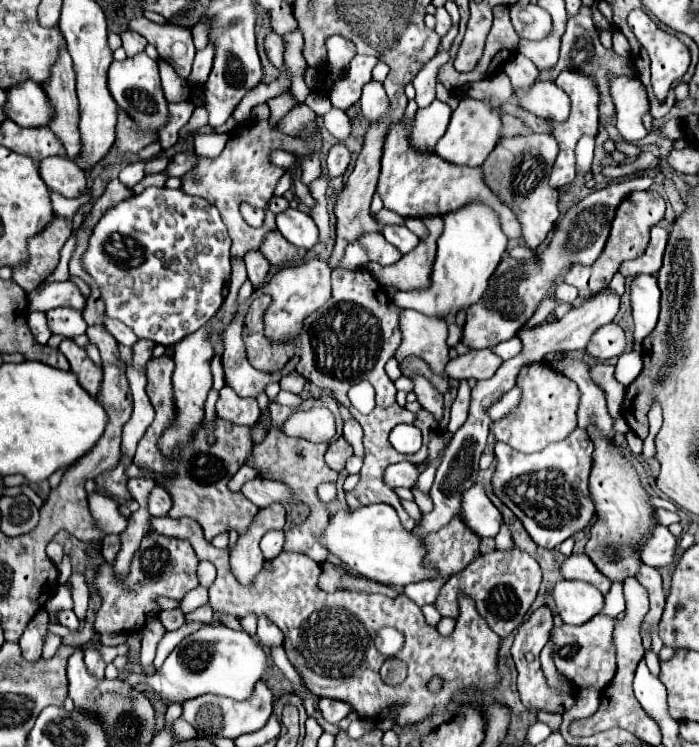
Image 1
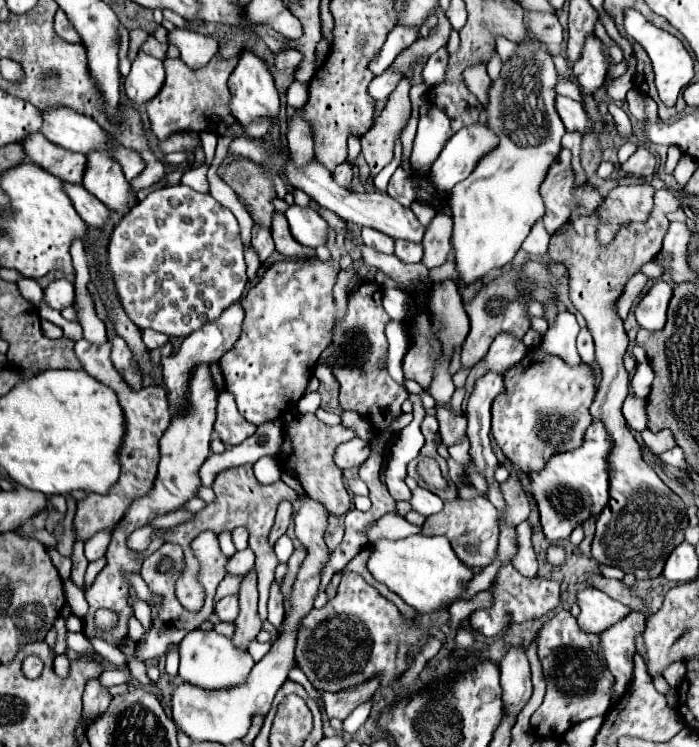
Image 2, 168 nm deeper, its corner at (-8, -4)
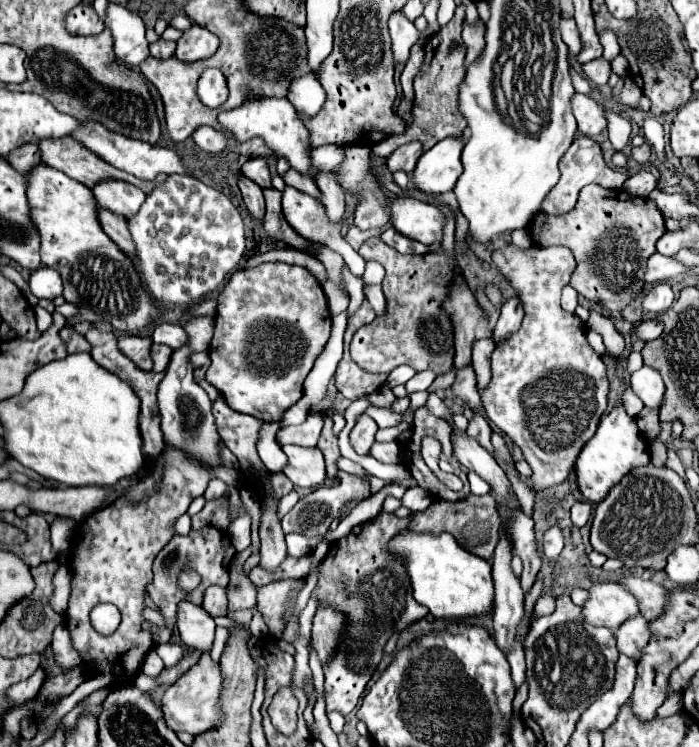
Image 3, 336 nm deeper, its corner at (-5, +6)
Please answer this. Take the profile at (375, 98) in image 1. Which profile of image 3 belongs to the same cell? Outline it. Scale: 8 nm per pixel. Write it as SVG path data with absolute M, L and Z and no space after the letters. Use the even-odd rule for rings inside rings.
M401 12L389 18L389 34L393 42L393 62L399 66L407 64L411 46L415 46L417 42L425 42L425 36Z

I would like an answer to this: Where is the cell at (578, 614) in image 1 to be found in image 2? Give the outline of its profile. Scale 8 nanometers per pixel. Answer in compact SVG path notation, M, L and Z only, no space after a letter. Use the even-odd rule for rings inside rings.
M586 588L578 592L578 626L584 632L604 632L618 620L630 614L630 608L612 600L608 594L600 592L598 588Z

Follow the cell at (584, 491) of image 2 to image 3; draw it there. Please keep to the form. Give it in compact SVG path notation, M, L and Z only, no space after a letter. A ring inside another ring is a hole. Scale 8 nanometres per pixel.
M615 406L611 412L601 416L595 436L581 448L581 452L575 460L575 466L573 466L577 488L585 500L589 500L593 504L605 500L609 490L615 484L619 484L623 476L627 476L633 468L649 462L645 436L641 432L639 434L637 432L639 430L637 430L635 420L629 420L623 406Z

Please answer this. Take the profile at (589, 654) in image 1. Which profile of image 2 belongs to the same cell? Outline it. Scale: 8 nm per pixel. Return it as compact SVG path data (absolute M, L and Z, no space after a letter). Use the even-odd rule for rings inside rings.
M630 612L624 620L600 634L602 652L608 670L616 678L612 698L626 692L632 672L634 672L634 654L636 654L636 636L644 630L646 616L640 612Z

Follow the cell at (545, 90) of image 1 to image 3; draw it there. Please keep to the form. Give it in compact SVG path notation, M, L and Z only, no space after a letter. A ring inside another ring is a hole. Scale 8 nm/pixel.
M575 94L571 98L571 110L577 120L577 130L585 136L597 136L605 130L607 122L603 116L603 108L585 94Z

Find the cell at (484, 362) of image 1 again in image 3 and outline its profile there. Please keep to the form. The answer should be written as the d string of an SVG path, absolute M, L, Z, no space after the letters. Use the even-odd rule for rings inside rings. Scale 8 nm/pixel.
M509 298L501 306L501 314L497 320L497 326L493 330L493 342L503 344L511 334L515 334L523 322L523 308L517 304L517 298Z

